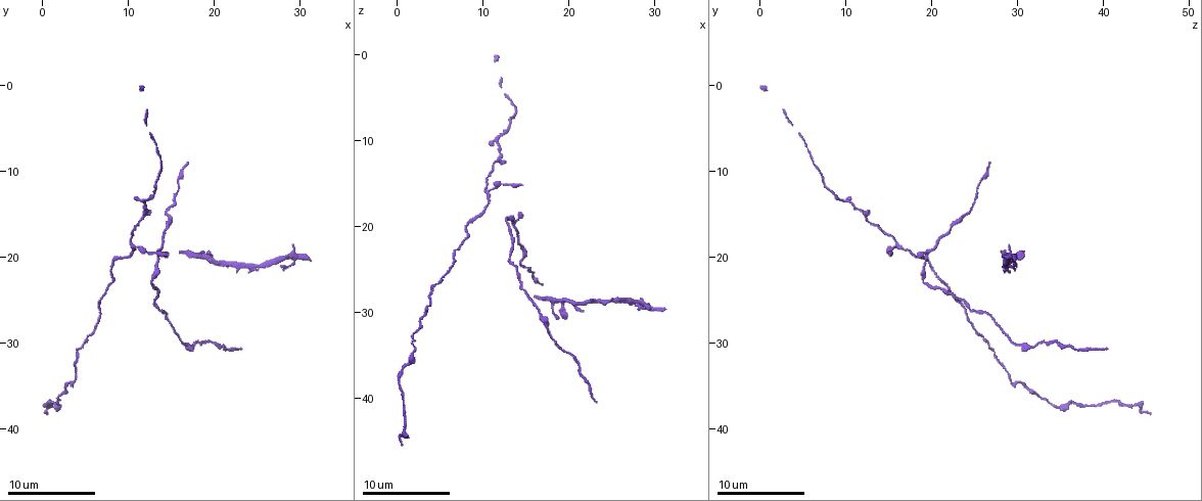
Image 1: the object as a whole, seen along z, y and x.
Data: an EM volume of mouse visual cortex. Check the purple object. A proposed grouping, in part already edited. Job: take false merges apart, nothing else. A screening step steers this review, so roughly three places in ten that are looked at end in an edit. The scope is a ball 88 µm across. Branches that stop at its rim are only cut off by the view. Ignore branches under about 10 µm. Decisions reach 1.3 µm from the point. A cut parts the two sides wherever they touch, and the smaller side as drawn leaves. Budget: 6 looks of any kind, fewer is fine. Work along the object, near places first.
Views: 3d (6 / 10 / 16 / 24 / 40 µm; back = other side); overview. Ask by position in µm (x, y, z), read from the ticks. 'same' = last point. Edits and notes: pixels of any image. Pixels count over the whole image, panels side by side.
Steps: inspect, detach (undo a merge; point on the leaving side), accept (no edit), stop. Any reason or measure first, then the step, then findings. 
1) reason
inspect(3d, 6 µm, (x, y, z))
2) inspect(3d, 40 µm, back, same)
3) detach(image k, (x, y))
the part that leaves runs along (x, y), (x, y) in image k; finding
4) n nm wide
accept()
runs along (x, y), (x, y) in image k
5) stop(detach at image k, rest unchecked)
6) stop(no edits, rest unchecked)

thin arm on a thick one
inspect(3d, 10 µm, (13.6, 19.8, 19.2))

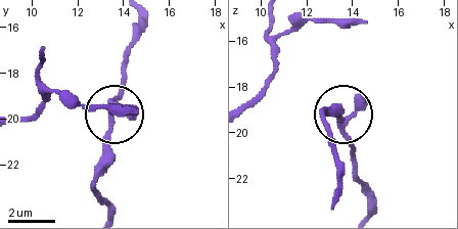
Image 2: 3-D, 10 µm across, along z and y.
closer look
inspect(3d, 6 µm, same)

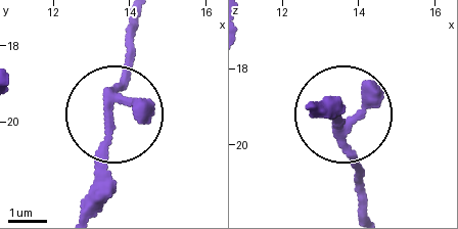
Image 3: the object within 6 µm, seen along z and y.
3 arms
accept()
one cell here

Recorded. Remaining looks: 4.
three-way junction
inspect(3d, 10 µm, (10.4, 18.8, 15.8))

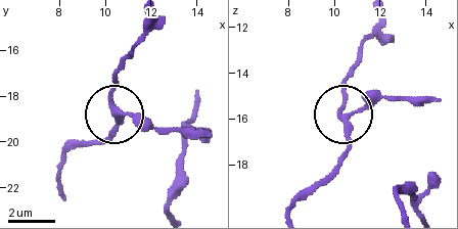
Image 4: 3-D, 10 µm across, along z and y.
side arm 28 µm
accept()
runs along (112, 127), (117, 66) in image 4; all the same cell

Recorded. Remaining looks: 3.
sudden change in width
inspect(3d, 10 µm, (16.4, 30.2, 29.8))

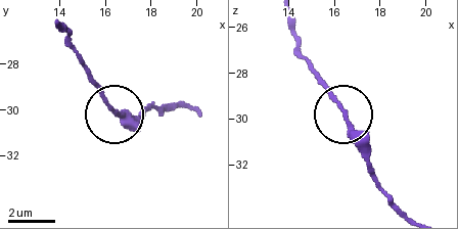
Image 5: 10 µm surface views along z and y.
inspect(3d, 10 µm, back, (16.4, 30.1, 29.8))

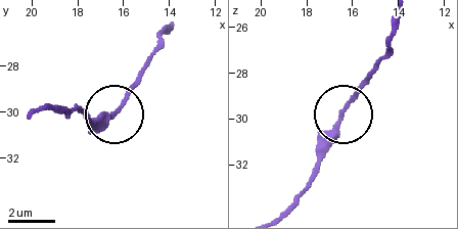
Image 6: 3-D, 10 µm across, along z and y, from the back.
accept()
runs along (171, 25), (121, 110), (87, 123) in image 6; all the same cell

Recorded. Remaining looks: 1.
stop(no edits, rest unchecked)

